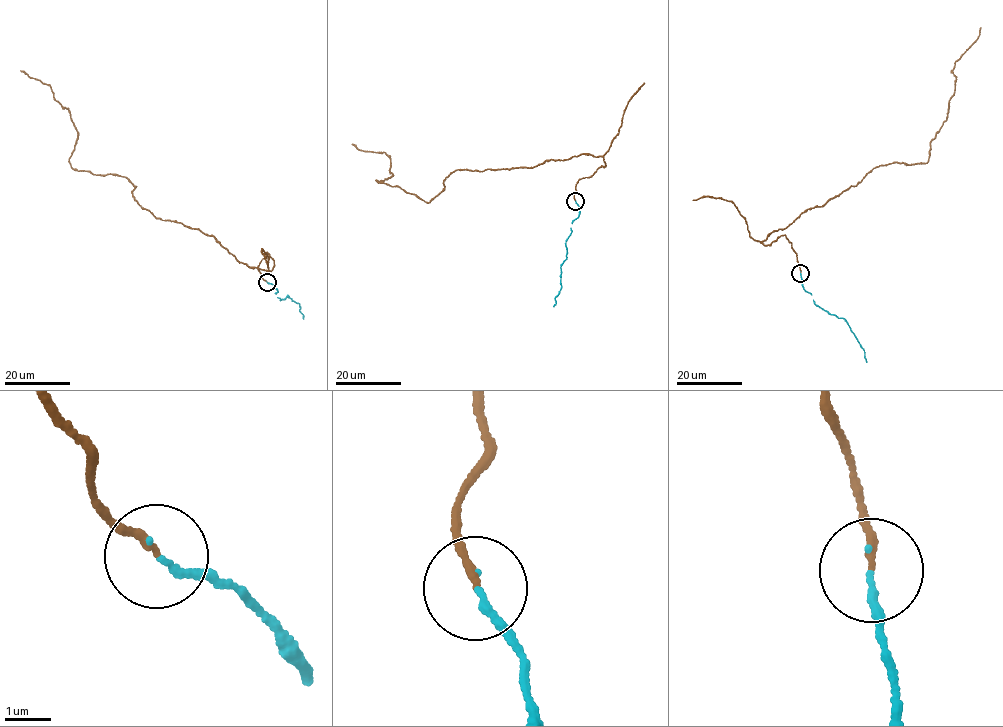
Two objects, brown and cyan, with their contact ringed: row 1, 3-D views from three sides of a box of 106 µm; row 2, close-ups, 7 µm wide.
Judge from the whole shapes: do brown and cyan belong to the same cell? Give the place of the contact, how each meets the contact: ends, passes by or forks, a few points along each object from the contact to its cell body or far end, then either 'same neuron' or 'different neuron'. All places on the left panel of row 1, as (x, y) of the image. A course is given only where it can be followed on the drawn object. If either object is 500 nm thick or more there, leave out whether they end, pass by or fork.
at (267, 282); brown ends there; cyan ends there; brown runs (267, 282), (267, 252), (270, 271), (246, 266), (141, 208), (127, 178), (73, 169), (68, 109), (20, 71); cyan runs (267, 282), (277, 290), (280, 300), (287, 295), (299, 304), (303, 319); same neuron

